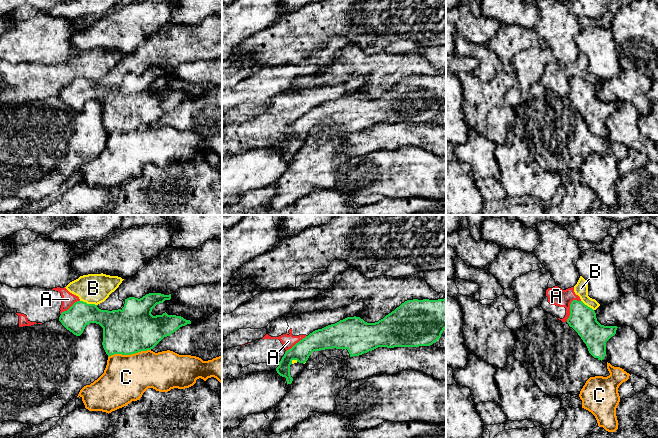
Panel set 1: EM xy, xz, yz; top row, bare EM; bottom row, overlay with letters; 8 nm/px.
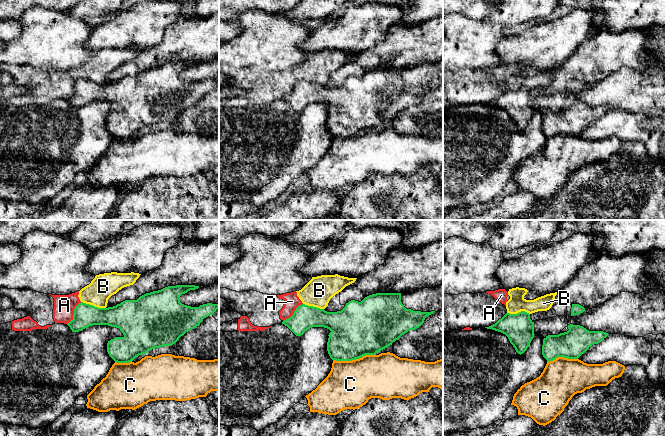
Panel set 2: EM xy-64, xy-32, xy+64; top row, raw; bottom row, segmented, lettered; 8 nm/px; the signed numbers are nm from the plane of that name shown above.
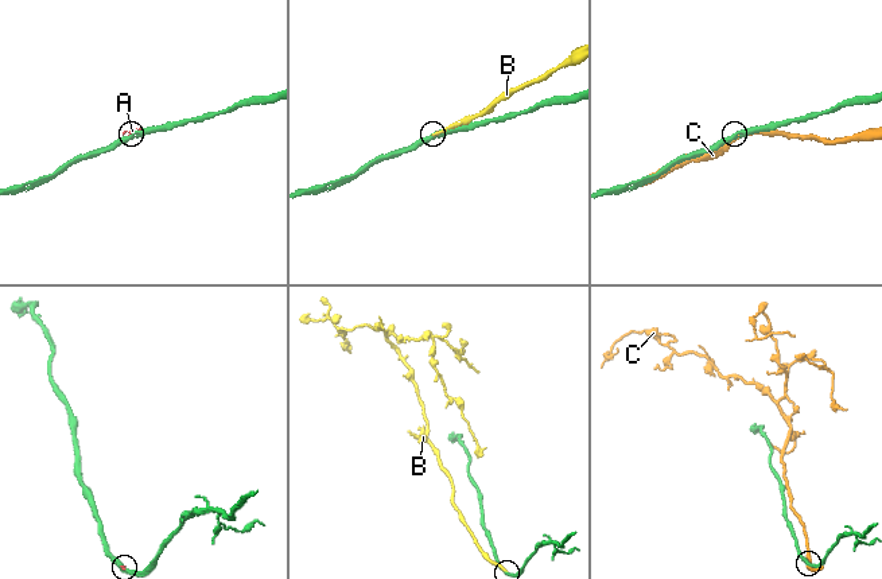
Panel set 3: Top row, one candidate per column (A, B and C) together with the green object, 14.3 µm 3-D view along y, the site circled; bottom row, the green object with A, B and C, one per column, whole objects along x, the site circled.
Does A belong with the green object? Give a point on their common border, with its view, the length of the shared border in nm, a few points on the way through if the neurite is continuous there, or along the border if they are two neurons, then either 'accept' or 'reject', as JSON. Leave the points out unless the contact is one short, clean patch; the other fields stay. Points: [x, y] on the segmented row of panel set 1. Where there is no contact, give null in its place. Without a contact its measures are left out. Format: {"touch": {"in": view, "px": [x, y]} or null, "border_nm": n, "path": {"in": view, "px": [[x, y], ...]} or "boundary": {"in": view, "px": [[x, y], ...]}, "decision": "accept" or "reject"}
{"touch": {"in": "yz", "px": [570, 307]}, "border_nm": 200, "decision": "reject"}

